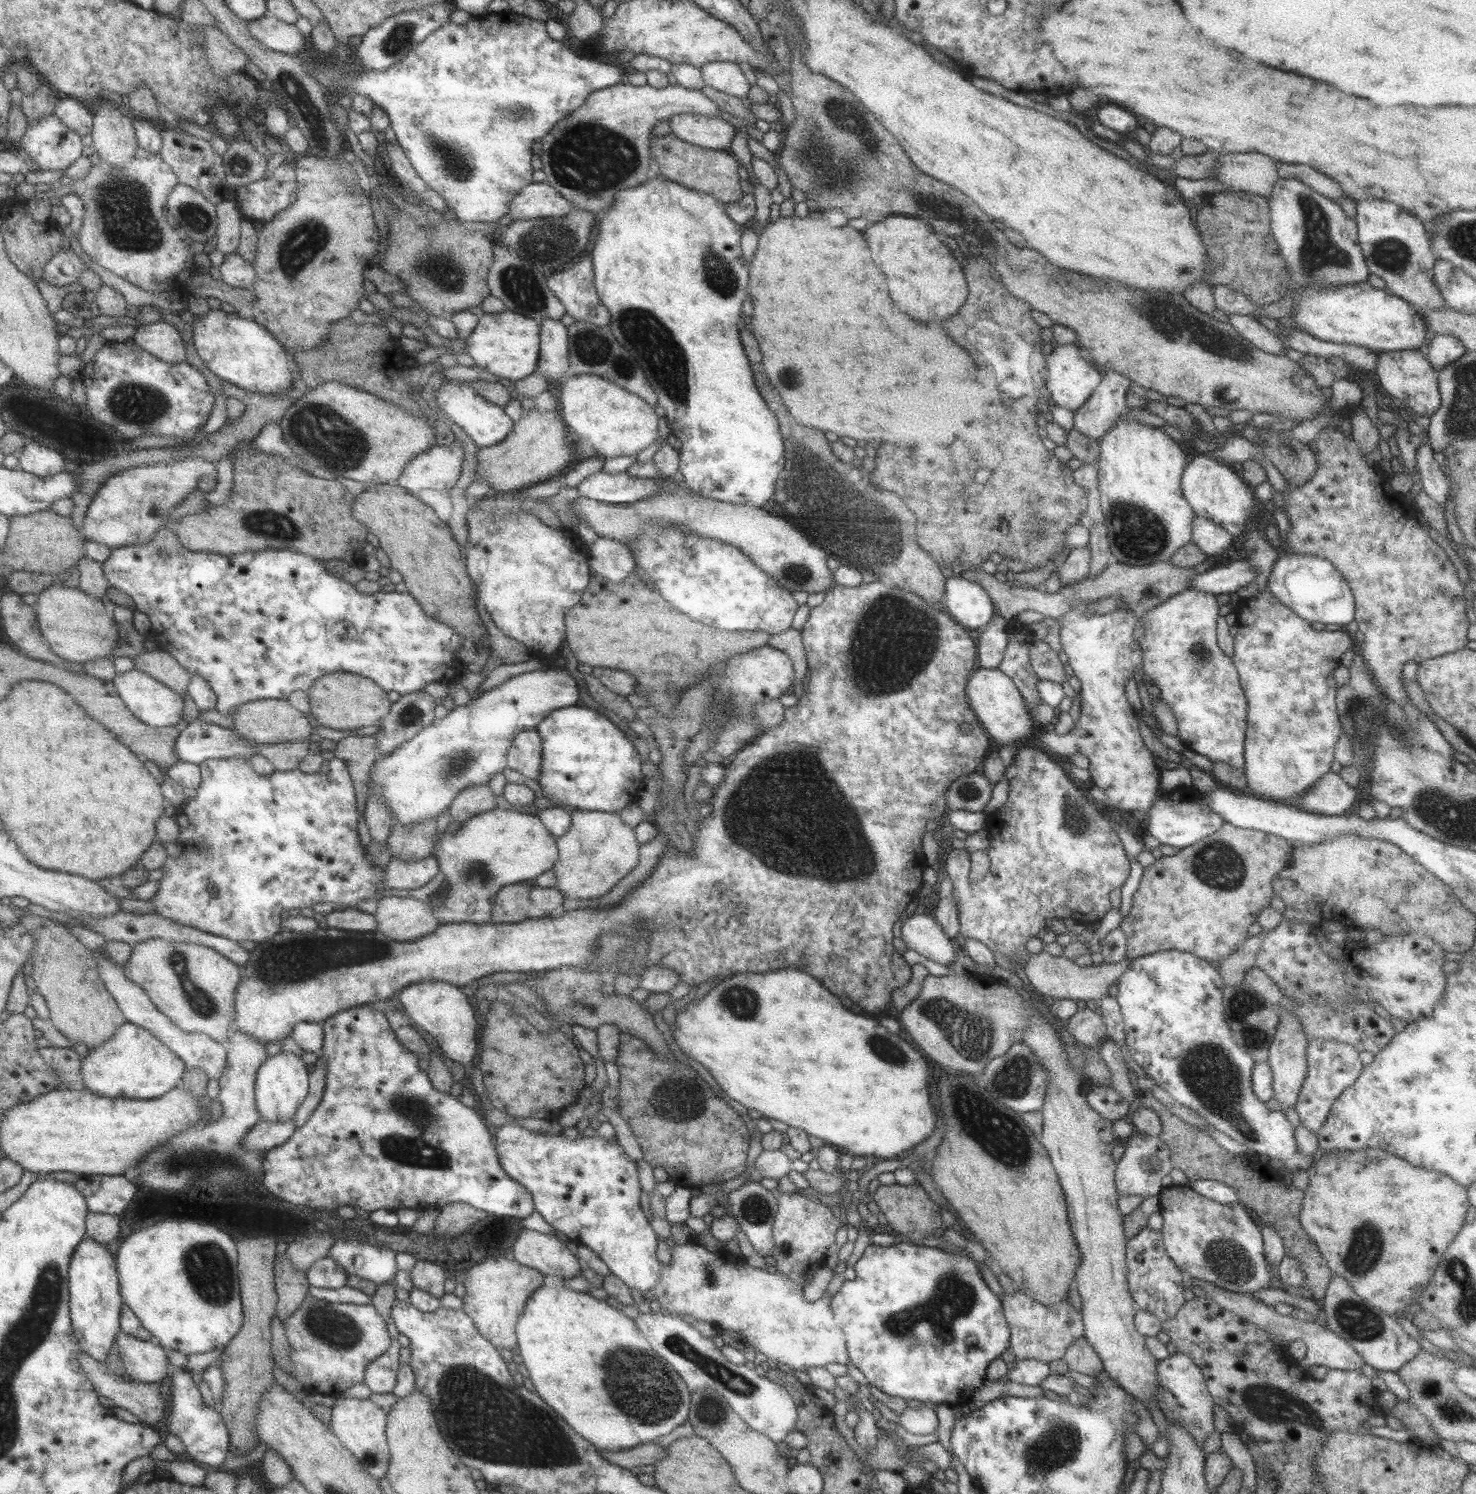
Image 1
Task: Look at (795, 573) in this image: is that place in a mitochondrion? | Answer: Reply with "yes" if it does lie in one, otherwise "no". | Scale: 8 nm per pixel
yes

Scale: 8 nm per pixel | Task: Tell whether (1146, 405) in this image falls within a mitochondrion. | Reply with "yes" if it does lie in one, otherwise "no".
no

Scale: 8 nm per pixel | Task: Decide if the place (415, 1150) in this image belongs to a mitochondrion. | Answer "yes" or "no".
yes

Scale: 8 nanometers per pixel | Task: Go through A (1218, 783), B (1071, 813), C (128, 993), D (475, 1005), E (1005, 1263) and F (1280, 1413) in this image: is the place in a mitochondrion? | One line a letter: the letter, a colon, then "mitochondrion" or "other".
A: other
B: mitochondrion
C: other
D: other
E: other
F: mitochondrion

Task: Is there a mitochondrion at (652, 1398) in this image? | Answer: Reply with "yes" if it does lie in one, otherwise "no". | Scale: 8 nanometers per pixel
yes

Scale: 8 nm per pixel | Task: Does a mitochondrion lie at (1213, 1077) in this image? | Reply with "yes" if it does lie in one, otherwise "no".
yes

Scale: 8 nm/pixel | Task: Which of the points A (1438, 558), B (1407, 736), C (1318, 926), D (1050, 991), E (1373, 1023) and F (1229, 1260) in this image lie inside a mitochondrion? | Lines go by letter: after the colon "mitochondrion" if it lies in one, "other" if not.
A: other
B: mitochondrion
C: other
D: other
E: other
F: mitochondrion

